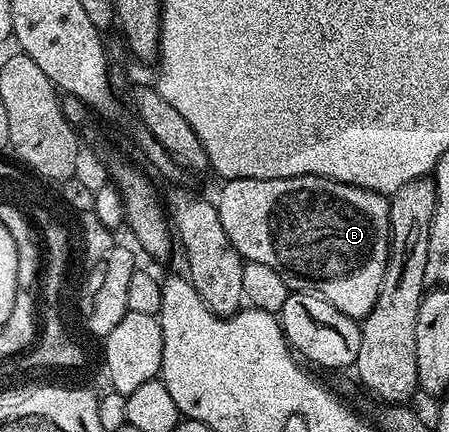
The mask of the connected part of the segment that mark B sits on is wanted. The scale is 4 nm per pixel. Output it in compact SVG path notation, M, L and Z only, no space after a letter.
M311 174L295 178L228 178L221 185L222 191L219 192L218 198L216 197L220 224L224 224L224 232L228 232L228 240L232 240L232 248L236 248L241 258L246 262L265 264L266 267L273 268L275 272L280 272L280 280L284 280L284 284L289 286L291 291L318 294L328 300L332 308L340 308L344 316L361 320L368 316L368 312L372 312L376 296L380 296L386 261L390 255L390 200L387 195Z

